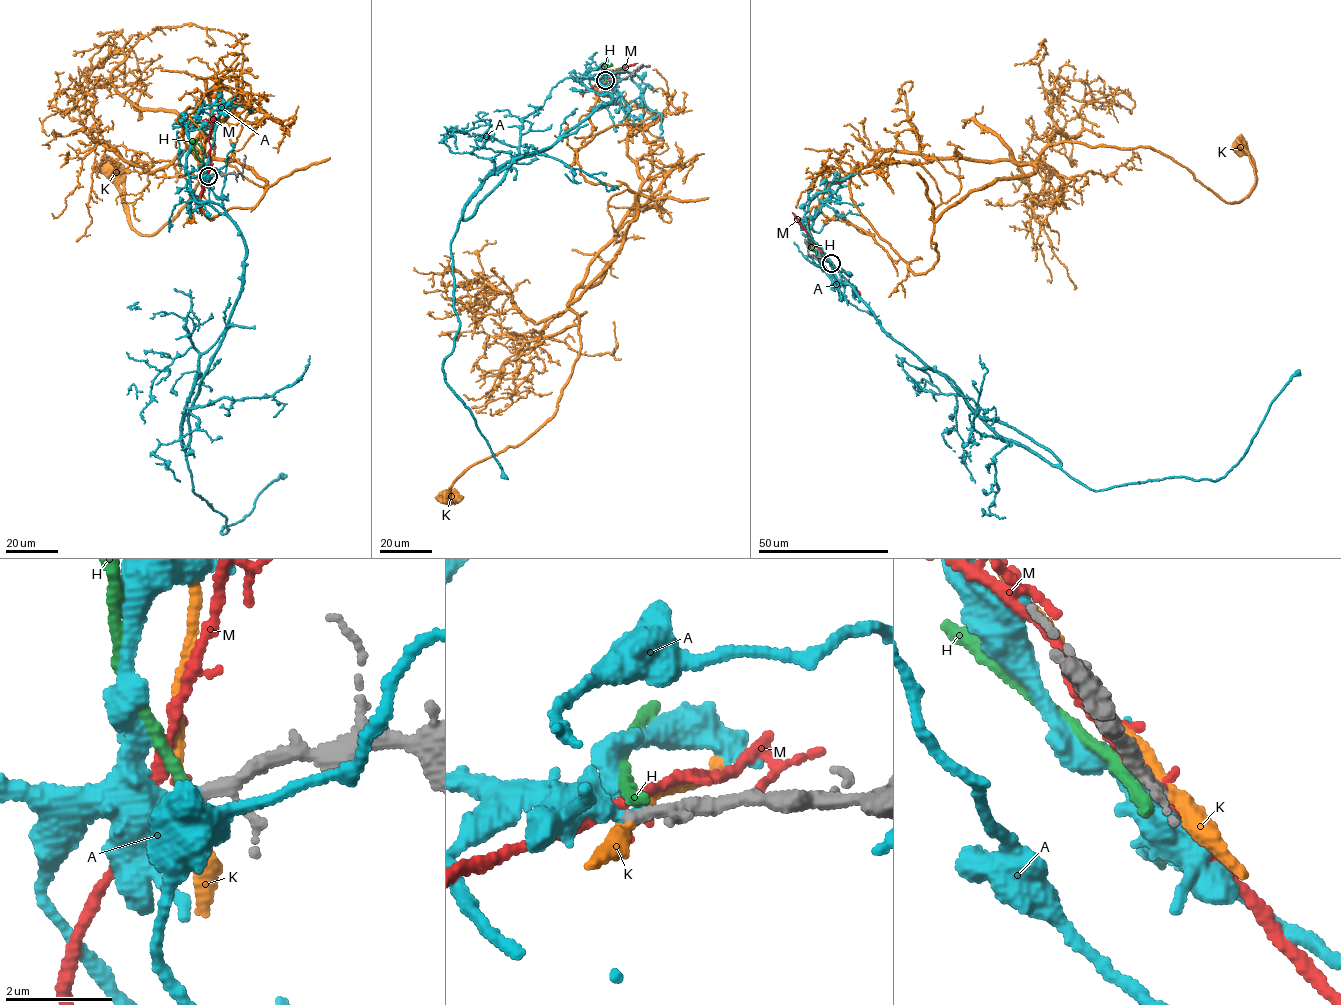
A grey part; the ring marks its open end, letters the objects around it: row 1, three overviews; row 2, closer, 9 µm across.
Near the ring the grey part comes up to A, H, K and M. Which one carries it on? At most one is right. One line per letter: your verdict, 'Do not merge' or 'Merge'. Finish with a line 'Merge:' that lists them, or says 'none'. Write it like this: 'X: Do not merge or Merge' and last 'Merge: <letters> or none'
A: Do not merge
H: Do not merge
K: Do not merge
M: Do not merge
Merge: none

